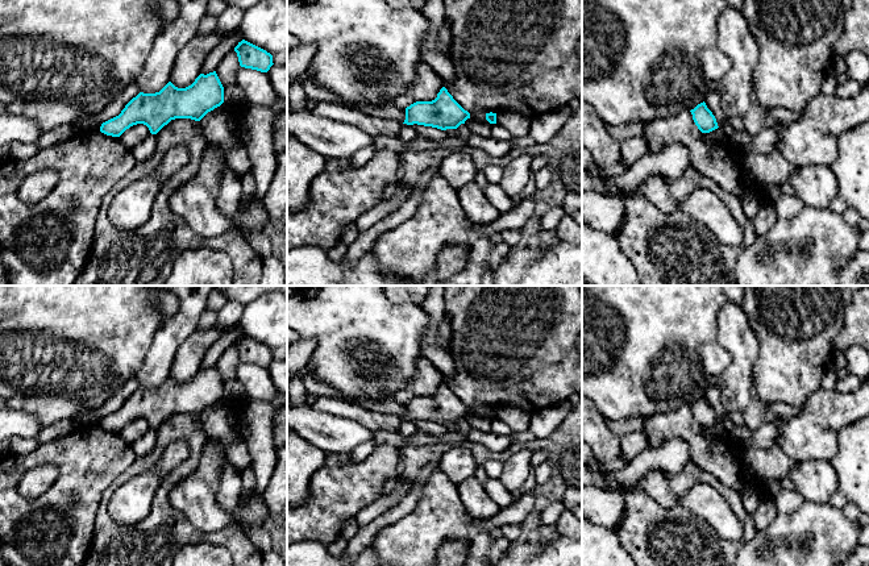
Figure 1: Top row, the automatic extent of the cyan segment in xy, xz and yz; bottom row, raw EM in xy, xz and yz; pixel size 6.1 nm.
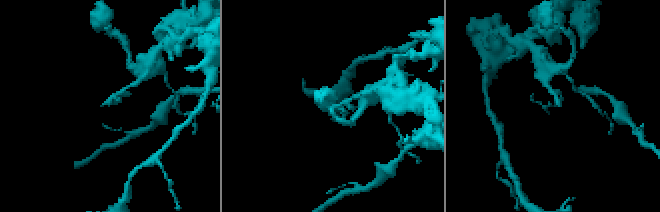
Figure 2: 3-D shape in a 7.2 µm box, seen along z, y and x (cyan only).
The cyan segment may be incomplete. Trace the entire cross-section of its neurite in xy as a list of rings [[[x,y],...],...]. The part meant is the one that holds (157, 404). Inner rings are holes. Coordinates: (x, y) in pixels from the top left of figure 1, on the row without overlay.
[[[216,366],[200,369],[195,376],[178,383],[169,376],[159,387],[140,387],[121,408],[101,419],[100,426],[120,432],[133,420],[144,419],[151,429],[157,429],[175,413],[200,416],[208,407],[224,398],[224,382]]]

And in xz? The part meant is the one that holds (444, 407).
[[[442,382],[434,395],[416,396],[407,401],[403,419],[417,419],[446,425],[457,424],[467,413],[470,413],[470,408]]]

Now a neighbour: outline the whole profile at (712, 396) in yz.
[[[708,386],[704,394],[707,403],[712,407],[716,413],[718,421],[728,413],[724,405],[720,401],[720,394],[718,386]]]

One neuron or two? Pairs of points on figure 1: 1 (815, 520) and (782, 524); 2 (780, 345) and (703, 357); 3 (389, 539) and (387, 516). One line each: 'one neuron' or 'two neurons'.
1: one neuron
2: two neurons
3: two neurons

